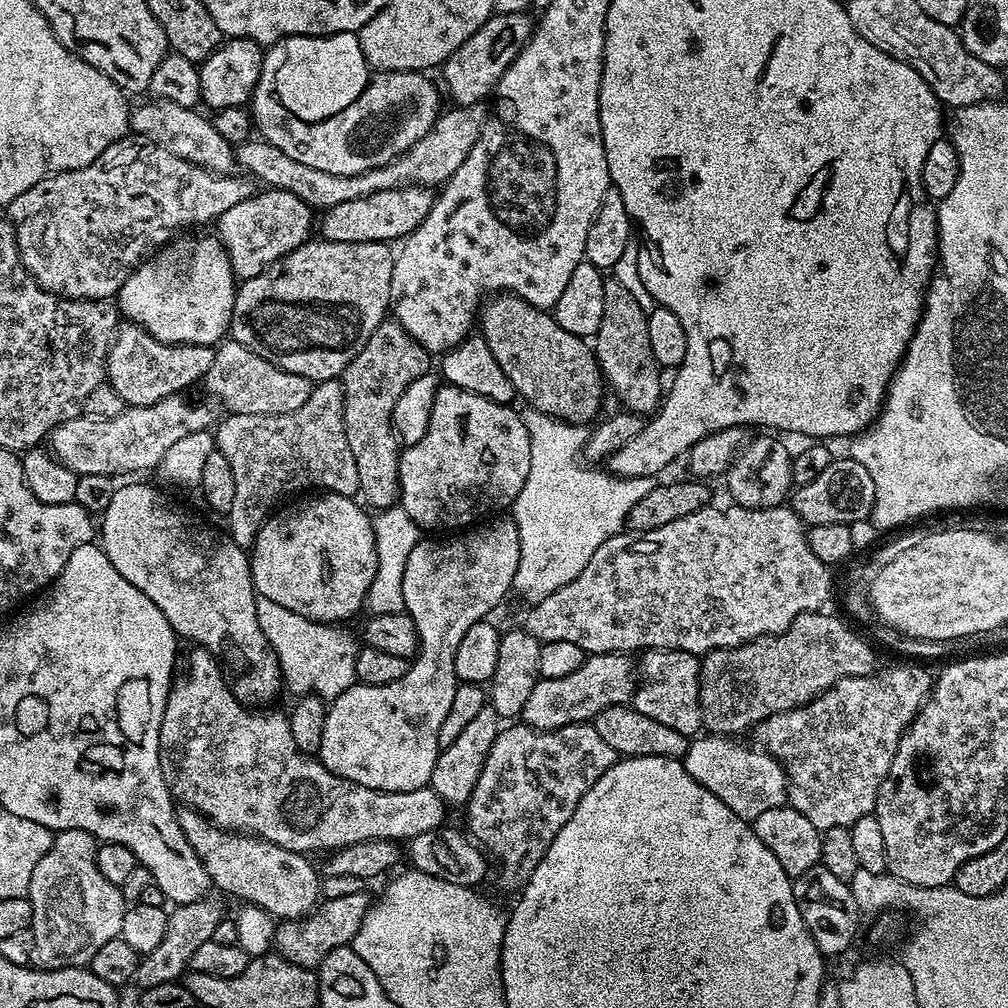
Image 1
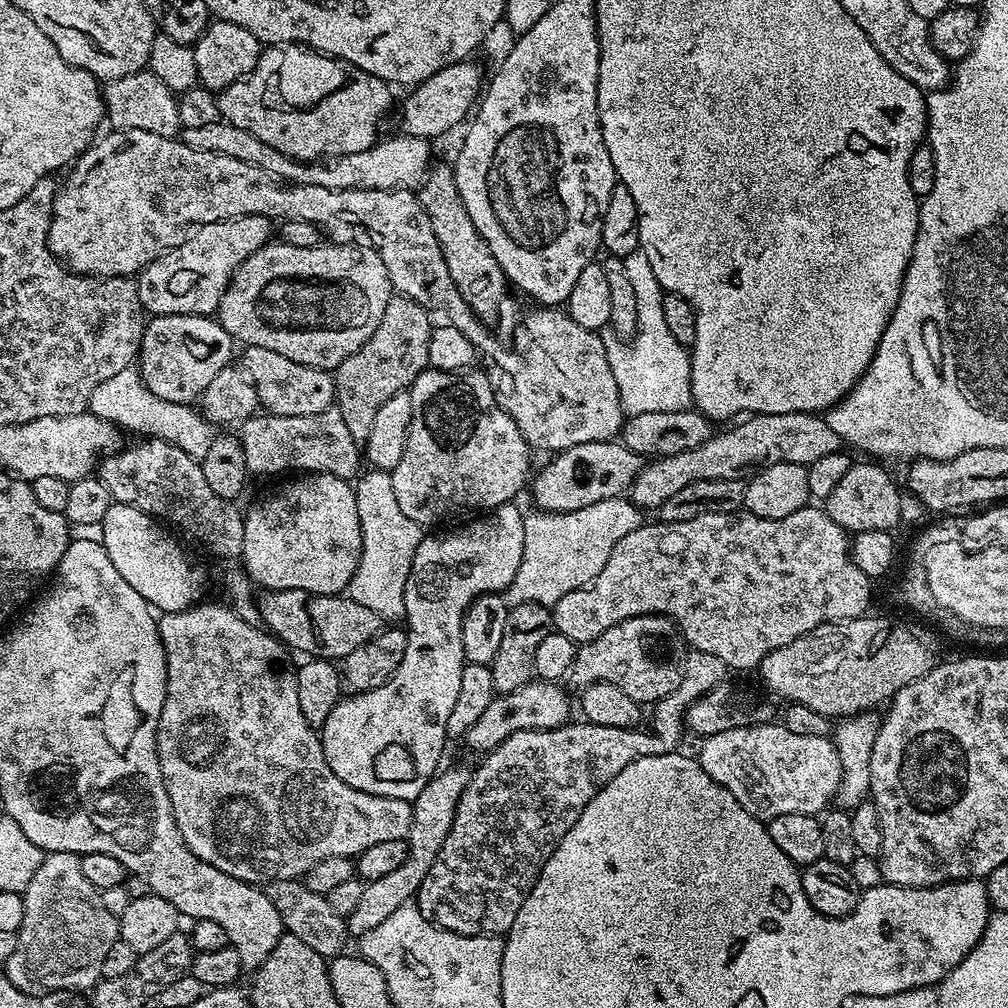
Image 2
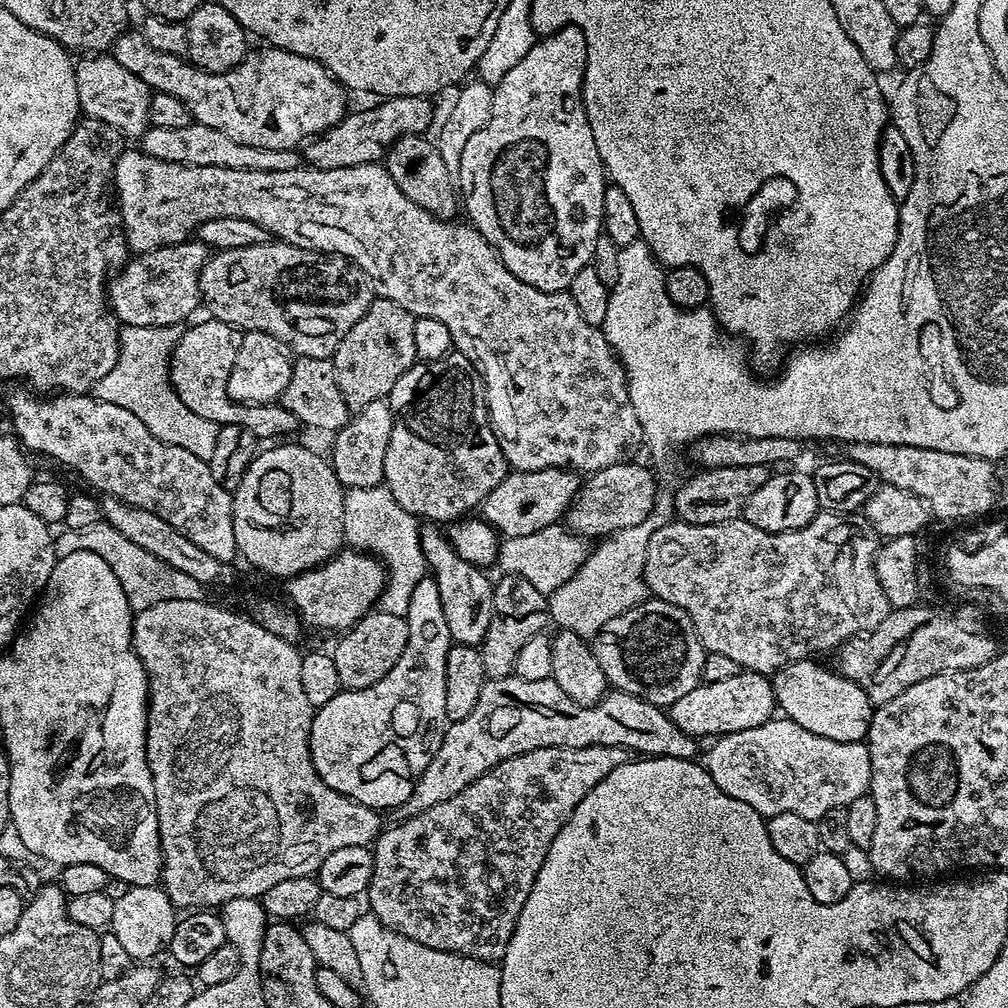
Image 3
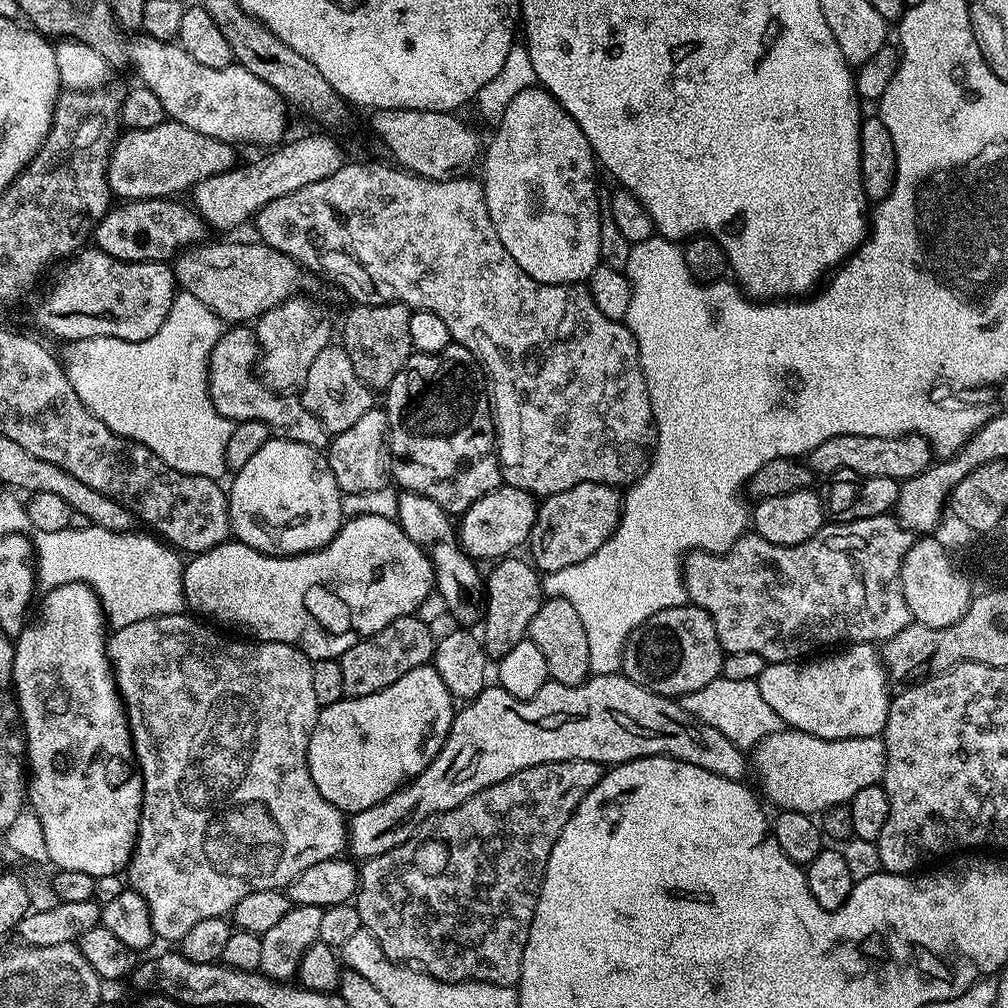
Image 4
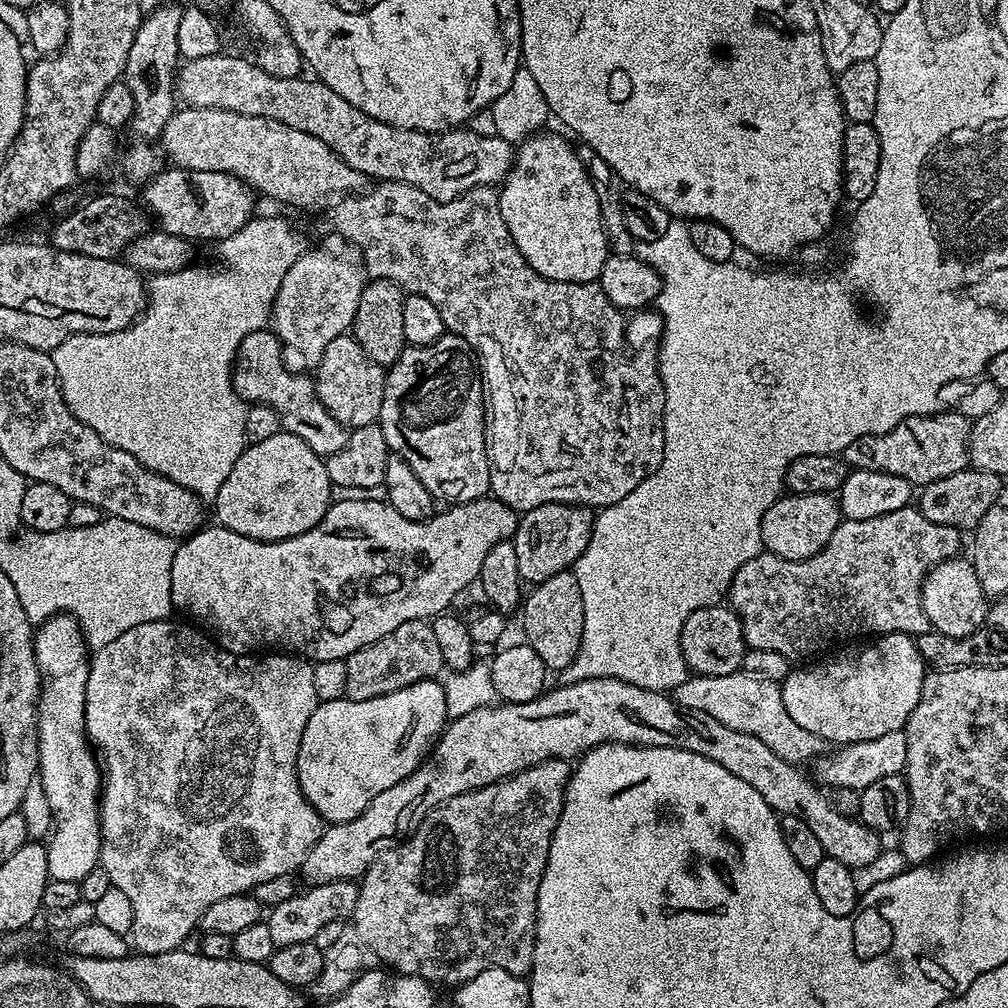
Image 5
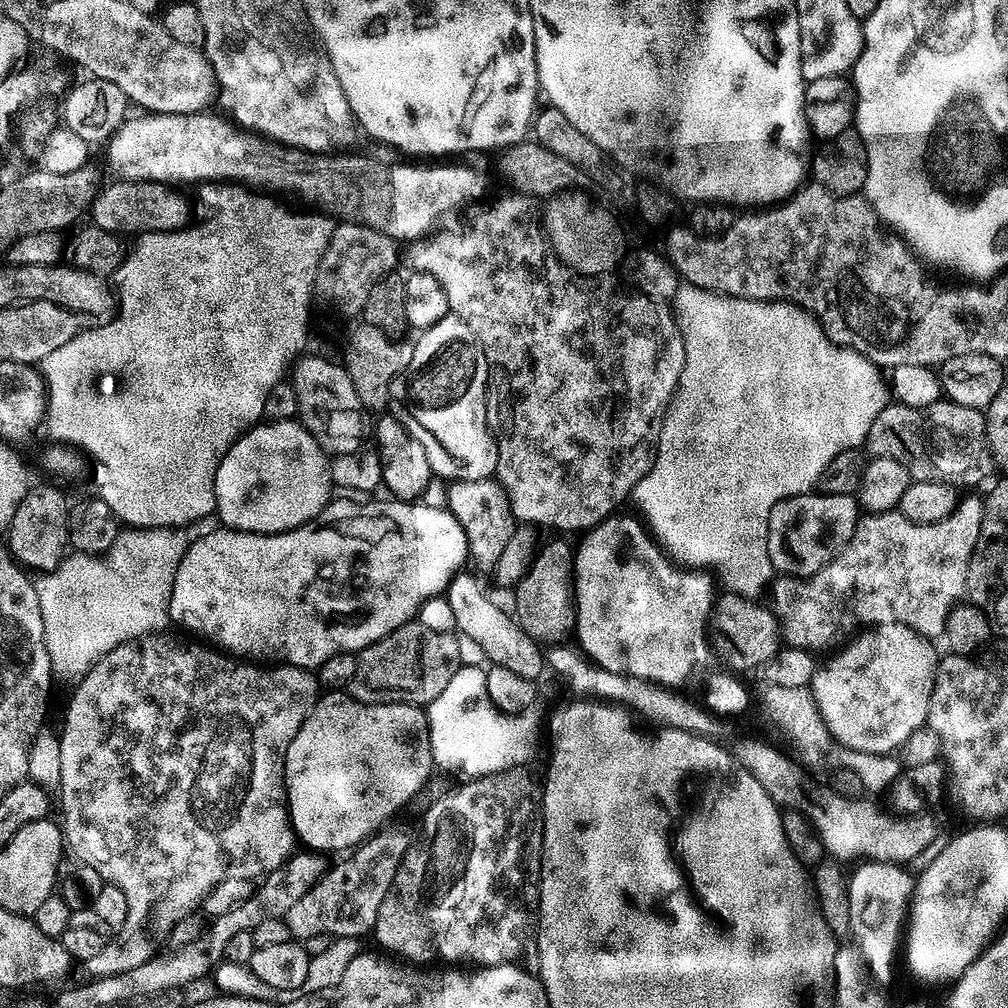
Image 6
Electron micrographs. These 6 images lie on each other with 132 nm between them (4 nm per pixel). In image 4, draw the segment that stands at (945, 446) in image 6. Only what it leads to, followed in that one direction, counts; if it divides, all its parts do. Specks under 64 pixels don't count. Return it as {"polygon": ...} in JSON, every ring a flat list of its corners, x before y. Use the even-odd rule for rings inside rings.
{"polygon":[[842,434,838,438,826,438,808,453,806,464,817,477,833,476,838,470,854,470,870,478,894,478,906,481,927,472,934,463,934,449,924,436,867,436,866,434]]}

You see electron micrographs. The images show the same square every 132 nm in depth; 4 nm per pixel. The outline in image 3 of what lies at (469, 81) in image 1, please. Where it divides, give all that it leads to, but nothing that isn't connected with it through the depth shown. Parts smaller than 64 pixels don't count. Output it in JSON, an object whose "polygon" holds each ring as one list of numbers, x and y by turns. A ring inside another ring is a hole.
{"polygon":[[389,96,365,112,345,115,329,132,313,139,303,149,308,159,305,161,319,171,383,161,389,146,396,140,403,136,423,136,429,131,427,128,432,124,432,103,431,99,422,96]]}

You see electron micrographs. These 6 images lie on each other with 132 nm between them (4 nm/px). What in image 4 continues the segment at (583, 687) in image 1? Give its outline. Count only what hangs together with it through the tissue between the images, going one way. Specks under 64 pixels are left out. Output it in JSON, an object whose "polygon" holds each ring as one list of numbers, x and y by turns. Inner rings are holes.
{"polygon":[[689,602,683,608,662,610,648,619,641,628,636,628,631,638,624,644,620,667,623,675,633,680,635,684,640,684,647,692,679,698,694,690,702,690,702,686,721,679,725,657,724,647,718,642,718,634,714,630,714,622,710,614,706,614,706,610]]}

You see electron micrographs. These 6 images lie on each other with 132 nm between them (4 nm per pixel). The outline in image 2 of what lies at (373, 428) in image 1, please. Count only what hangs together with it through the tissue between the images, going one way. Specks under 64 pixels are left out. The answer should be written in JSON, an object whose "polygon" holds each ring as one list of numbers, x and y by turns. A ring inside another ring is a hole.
{"polygon":[[393,295,386,306,386,314,382,314,382,322,378,322,378,330,350,358,346,358,334,370,336,381,335,403,338,405,346,426,350,426,350,434,357,438,367,438,374,426,374,418,378,410,390,398,398,393,411,389,413,382,429,367,430,338,432,337,433,321,428,321,429,309,423,304,414,302,409,296]]}

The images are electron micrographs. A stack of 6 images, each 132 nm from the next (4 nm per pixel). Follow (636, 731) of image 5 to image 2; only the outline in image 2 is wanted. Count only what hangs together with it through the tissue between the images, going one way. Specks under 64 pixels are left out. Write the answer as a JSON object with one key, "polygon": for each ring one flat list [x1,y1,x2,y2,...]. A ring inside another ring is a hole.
{"polygon":[[529,682,518,690,497,695,490,706,486,706,482,718,470,726,466,743,479,754,487,754,510,734,518,734,520,730,546,730,569,723,568,700,560,687,556,682]]}

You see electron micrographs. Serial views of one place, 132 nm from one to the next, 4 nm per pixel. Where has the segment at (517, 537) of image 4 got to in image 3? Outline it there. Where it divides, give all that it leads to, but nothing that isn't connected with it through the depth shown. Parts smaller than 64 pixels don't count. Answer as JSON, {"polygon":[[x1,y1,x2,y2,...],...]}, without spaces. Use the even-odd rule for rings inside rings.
{"polygon":[[551,468,548,471,513,471,484,499,483,519,487,520,501,537,530,535,551,529,556,520,565,515,581,491,581,477,571,470]]}

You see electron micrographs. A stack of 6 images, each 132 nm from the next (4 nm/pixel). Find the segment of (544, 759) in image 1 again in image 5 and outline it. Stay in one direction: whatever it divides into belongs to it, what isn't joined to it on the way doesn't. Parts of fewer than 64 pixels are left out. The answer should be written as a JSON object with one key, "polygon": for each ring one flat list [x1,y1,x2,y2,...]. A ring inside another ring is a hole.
{"polygon":[[547,760,496,784,455,796,429,812,409,839,383,852,359,881,358,902,350,917,351,923,356,923,355,935,373,957,393,973,417,976,433,986,459,986,491,968,527,977,536,945,538,886,572,769,569,761]]}

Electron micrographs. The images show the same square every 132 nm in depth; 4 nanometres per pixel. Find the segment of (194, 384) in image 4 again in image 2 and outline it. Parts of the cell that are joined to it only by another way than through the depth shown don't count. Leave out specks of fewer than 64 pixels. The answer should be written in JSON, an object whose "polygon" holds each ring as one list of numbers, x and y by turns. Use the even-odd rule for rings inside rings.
{"polygon":[[135,367,122,370,122,374,114,374,114,378,106,378,106,382,102,382,102,386,98,386,94,394,90,394,88,411,122,430,130,428,142,432,143,437,177,444,182,450,186,450,186,454,199,461,203,460,206,450,210,450,214,435,213,425,209,424,195,407,171,404,150,394]]}

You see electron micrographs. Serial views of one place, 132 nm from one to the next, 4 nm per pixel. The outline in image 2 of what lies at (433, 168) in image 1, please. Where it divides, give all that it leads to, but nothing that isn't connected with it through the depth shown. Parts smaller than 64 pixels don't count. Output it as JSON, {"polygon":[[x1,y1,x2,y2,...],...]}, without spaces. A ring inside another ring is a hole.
{"polygon":[[227,122,185,128,182,132,182,139,194,150,222,154,226,158,238,158,258,170,269,172,277,180,289,184,326,186,326,190,390,190,391,192,406,190,411,192,419,189,428,176,430,165,433,163,431,148,433,145,417,136,395,135,390,140,381,139,358,154,337,156,327,162,296,160,293,156,287,156,285,152,274,150,274,146,266,146,266,142,262,142,260,138,254,138,249,132,238,130,236,126]]}

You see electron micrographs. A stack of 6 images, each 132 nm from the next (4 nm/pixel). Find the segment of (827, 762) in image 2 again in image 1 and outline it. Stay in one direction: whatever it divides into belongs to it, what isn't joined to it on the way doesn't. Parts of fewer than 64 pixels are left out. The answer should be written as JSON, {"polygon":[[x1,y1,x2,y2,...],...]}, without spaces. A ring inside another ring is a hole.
{"polygon":[[719,734,701,735,689,743,682,763,694,782,706,786,710,794,722,798,722,802,726,802,738,818,751,822,758,818,758,814,766,814,766,810,785,805,787,776,769,752,759,746,751,748,740,740,743,739]]}

